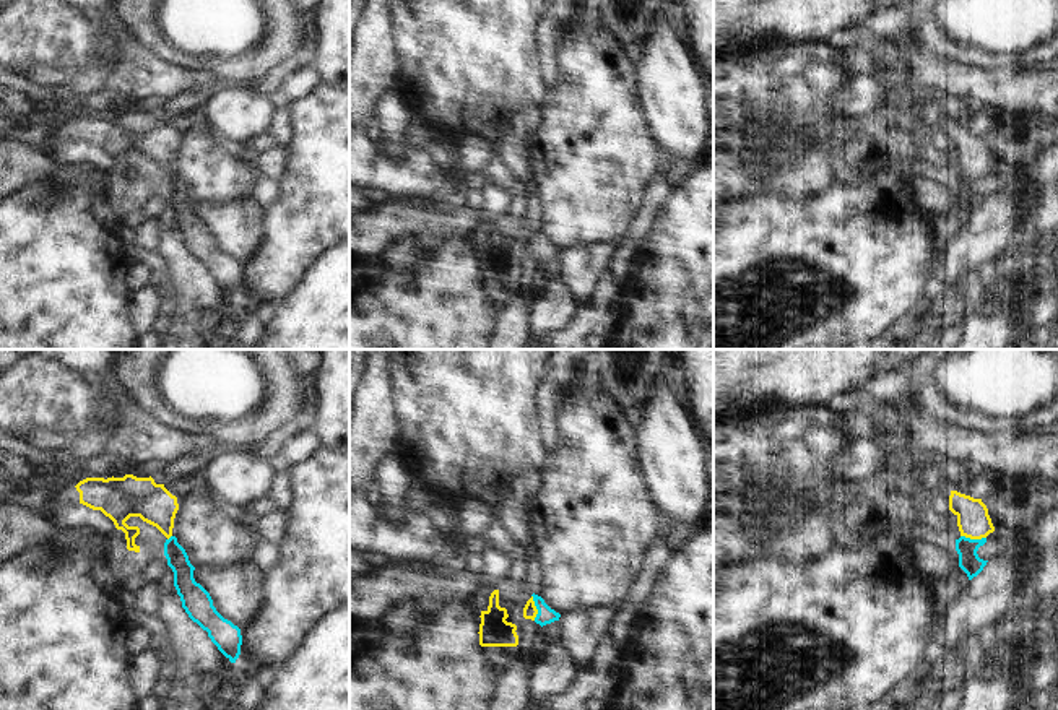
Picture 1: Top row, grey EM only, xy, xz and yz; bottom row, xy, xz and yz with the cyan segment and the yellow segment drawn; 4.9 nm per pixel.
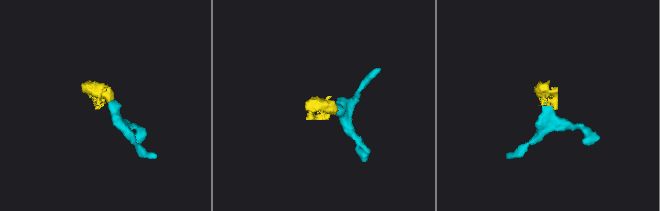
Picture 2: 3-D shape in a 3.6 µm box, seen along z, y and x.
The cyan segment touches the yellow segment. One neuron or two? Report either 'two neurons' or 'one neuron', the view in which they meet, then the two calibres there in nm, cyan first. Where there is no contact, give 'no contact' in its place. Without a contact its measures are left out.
one neuron | yz | 110/160 nm

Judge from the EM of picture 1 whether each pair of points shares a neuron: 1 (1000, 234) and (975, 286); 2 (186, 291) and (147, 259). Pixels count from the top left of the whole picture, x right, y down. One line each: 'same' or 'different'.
1: different
2: different

